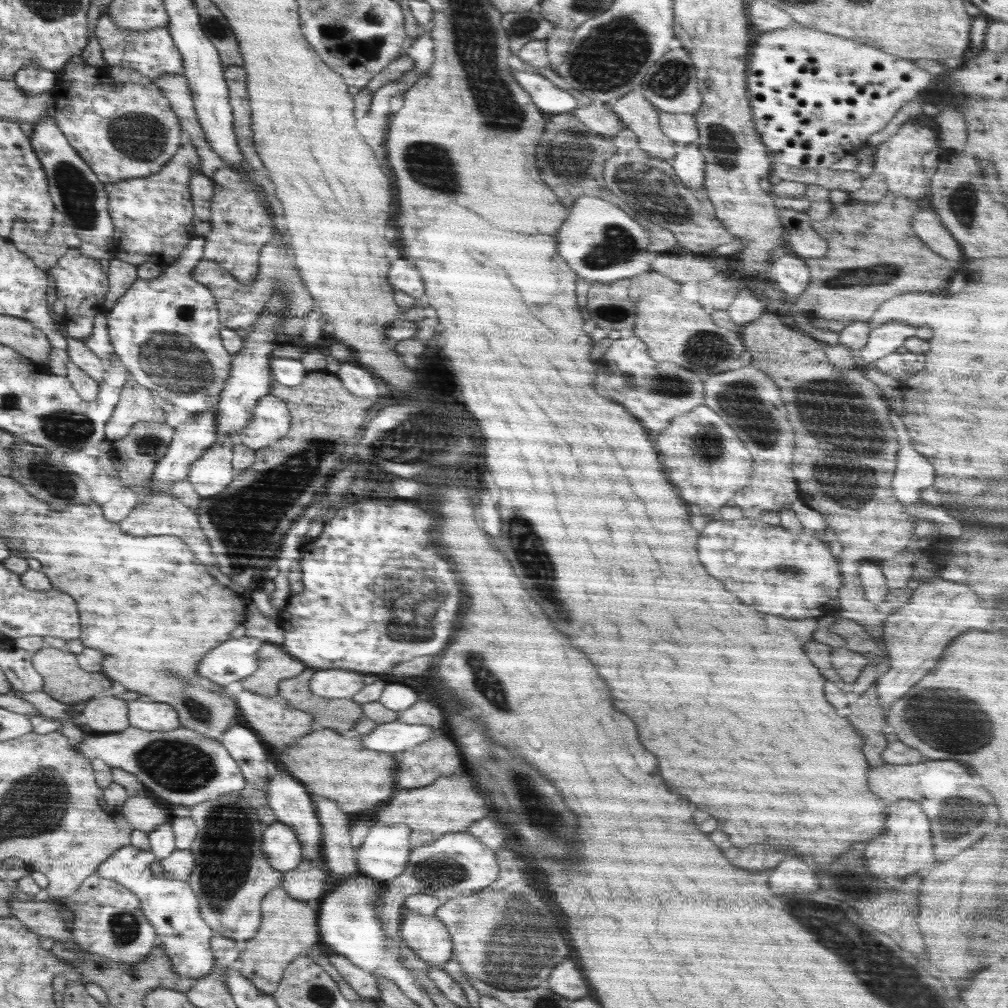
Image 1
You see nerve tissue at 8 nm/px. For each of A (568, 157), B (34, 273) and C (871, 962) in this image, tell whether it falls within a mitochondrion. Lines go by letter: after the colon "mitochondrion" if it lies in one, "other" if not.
A: mitochondrion
B: other
C: mitochondrion

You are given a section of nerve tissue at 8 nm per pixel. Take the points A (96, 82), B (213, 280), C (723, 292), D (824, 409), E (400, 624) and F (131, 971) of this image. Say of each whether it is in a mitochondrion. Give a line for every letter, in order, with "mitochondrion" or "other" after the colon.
A: other
B: other
C: other
D: mitochondrion
E: mitochondrion
F: mitochondrion

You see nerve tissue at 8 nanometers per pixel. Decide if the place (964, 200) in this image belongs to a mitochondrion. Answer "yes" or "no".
yes

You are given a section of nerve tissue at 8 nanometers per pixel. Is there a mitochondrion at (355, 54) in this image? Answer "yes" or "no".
yes

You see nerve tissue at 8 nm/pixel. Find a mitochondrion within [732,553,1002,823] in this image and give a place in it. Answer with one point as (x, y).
(925, 717)

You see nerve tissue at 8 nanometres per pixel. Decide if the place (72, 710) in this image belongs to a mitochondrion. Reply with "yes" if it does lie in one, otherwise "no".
no

